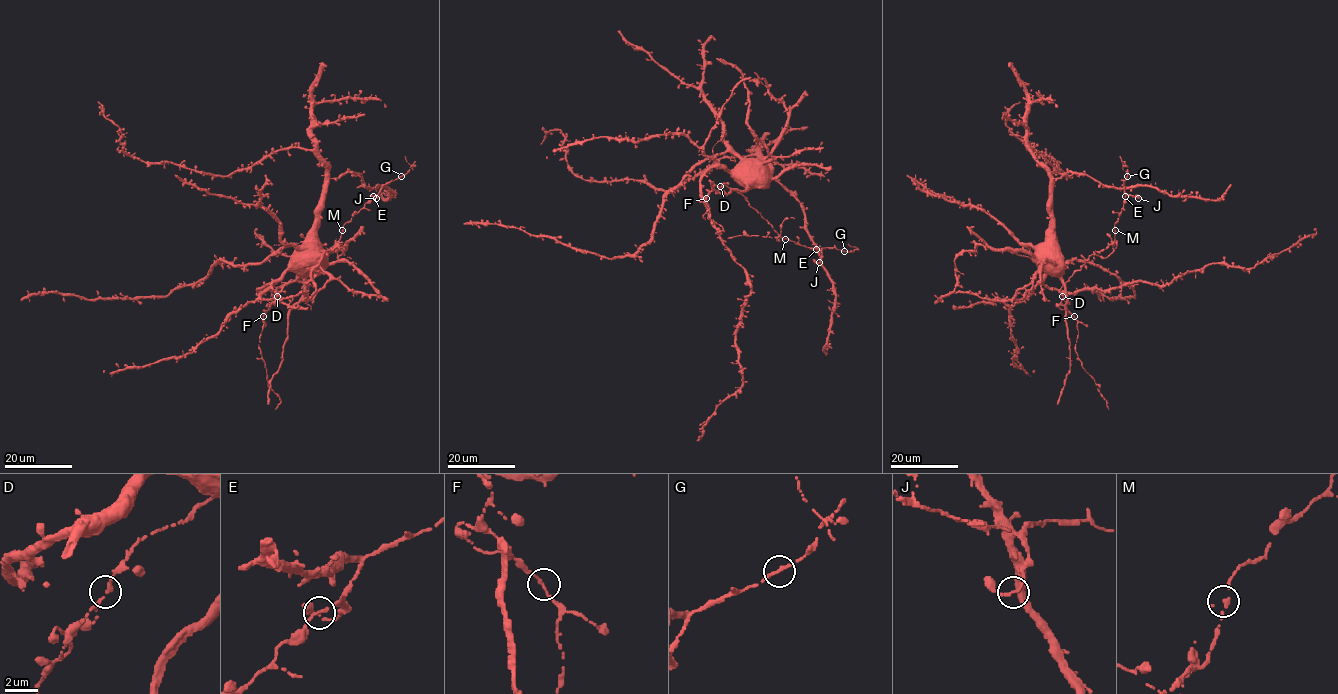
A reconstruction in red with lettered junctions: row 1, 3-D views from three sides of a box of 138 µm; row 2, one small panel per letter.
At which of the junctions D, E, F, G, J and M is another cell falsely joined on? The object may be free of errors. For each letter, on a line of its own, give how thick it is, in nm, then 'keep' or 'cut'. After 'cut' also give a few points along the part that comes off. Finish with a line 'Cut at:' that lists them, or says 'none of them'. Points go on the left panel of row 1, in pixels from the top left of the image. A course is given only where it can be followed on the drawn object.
D: 240 nm thick; keep
E: 160 nm thick; keep
F: 200 nm thick; keep
G: 200 nm thick; keep
J: 200 nm thick; keep
M: 170 nm thick; cut
Cut at: M

